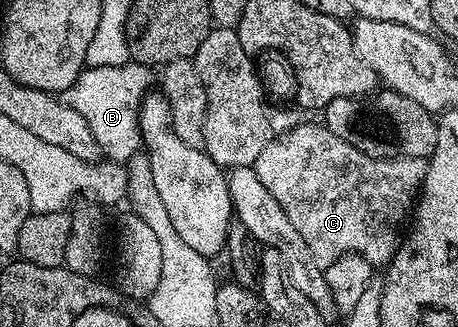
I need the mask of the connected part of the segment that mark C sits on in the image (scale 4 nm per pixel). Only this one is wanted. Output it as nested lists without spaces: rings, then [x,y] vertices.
[[[306,121],[279,134],[252,164],[256,177],[260,177],[264,189],[268,189],[268,193],[272,193],[272,197],[280,203],[280,209],[284,209],[288,221],[292,221],[296,233],[304,237],[304,245],[308,245],[310,258],[319,265],[331,263],[345,255],[359,255],[372,265],[389,264],[400,242],[400,235],[394,232],[394,227],[407,222],[408,212],[415,206],[421,192],[426,165],[426,159],[416,157],[395,155],[377,159],[365,155],[363,151],[344,141],[344,137],[332,134],[321,122]]]

